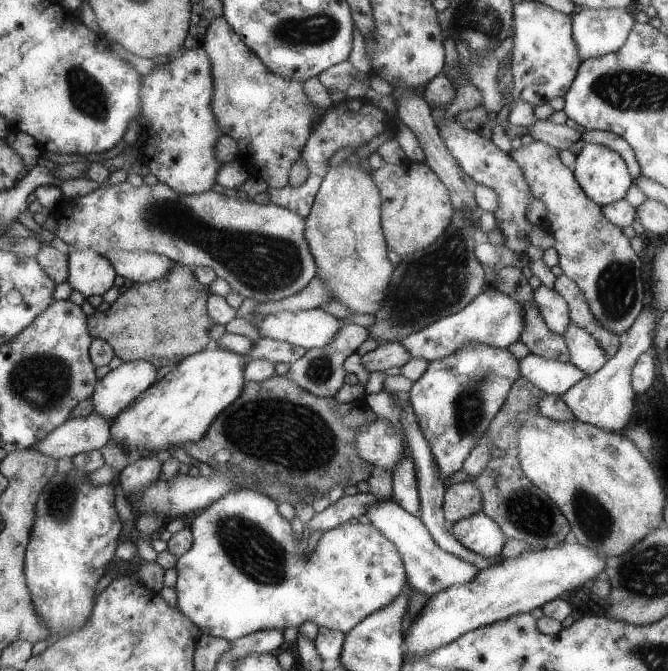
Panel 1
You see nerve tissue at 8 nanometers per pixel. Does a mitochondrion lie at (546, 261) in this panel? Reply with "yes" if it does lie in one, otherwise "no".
no

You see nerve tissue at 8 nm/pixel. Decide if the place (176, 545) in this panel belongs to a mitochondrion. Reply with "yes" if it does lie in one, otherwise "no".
no

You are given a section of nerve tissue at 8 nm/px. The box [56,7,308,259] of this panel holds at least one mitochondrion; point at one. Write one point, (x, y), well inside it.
(86, 93)

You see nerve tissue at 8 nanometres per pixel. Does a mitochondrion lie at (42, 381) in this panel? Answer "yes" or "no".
yes

